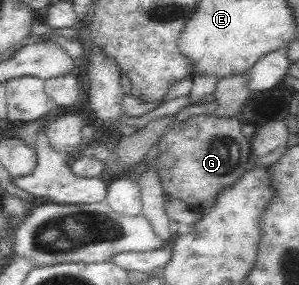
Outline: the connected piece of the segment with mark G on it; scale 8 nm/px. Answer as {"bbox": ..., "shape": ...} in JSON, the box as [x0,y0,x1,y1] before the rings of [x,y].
{"bbox":[154,114,251,213],"shape":[[[215,114],[191,116],[179,123],[177,127],[173,127],[171,131],[163,134],[154,147],[158,148],[159,154],[165,150],[173,150],[173,154],[177,154],[177,163],[173,169],[159,171],[158,178],[166,195],[184,201],[198,211],[204,209],[205,213],[211,211],[223,189],[229,189],[231,185],[235,185],[251,169],[249,167],[251,141],[245,135],[241,135],[241,121],[239,119],[230,119],[230,117],[229,119],[221,119]]]}

